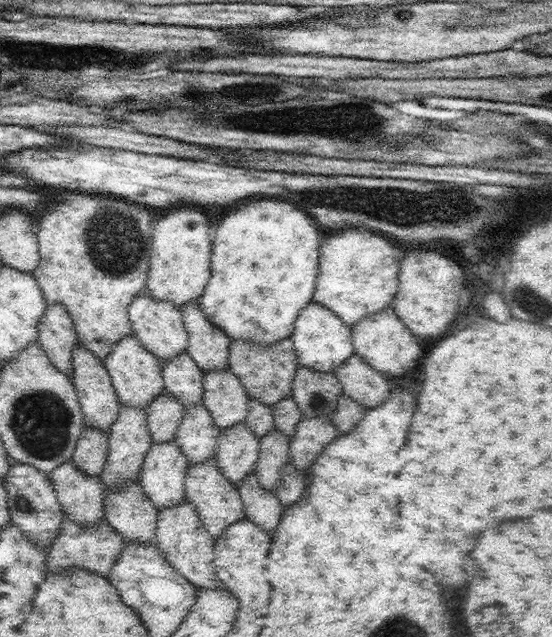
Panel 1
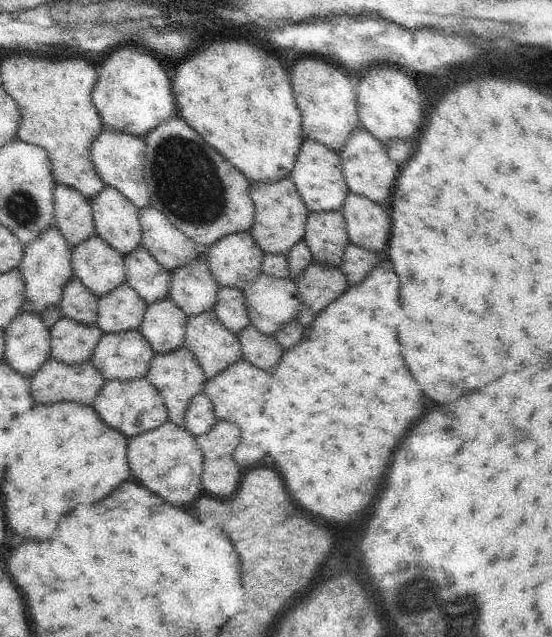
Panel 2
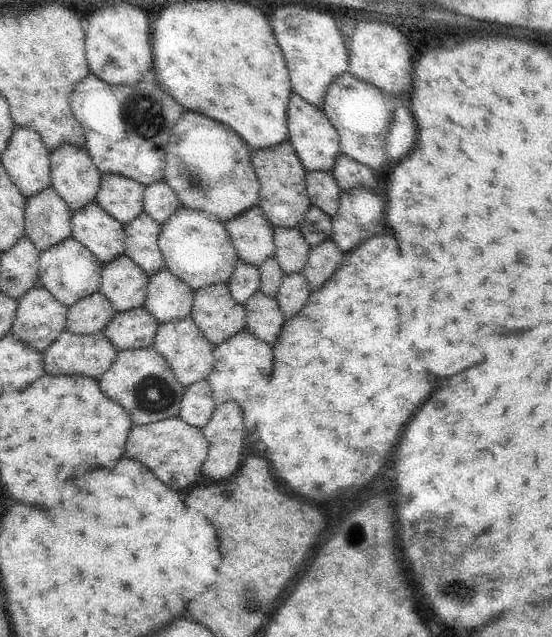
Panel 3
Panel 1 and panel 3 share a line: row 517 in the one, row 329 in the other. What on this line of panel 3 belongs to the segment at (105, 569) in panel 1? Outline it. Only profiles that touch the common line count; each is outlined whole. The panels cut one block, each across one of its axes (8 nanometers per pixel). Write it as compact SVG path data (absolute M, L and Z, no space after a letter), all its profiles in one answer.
M64 329L58 338L48 346L44 352L44 370L52 376L76 374L76 376L90 376L99 378L112 366L112 362L119 353L118 348L106 338L104 330L96 334L74 334L72 330Z

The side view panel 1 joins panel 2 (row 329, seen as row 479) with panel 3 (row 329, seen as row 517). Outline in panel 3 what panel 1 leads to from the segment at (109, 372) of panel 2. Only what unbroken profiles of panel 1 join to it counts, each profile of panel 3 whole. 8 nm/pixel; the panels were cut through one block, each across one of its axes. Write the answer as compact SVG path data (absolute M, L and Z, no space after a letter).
M143 305L116 313L104 329L104 334L119 351L148 348L156 338L159 324Z

